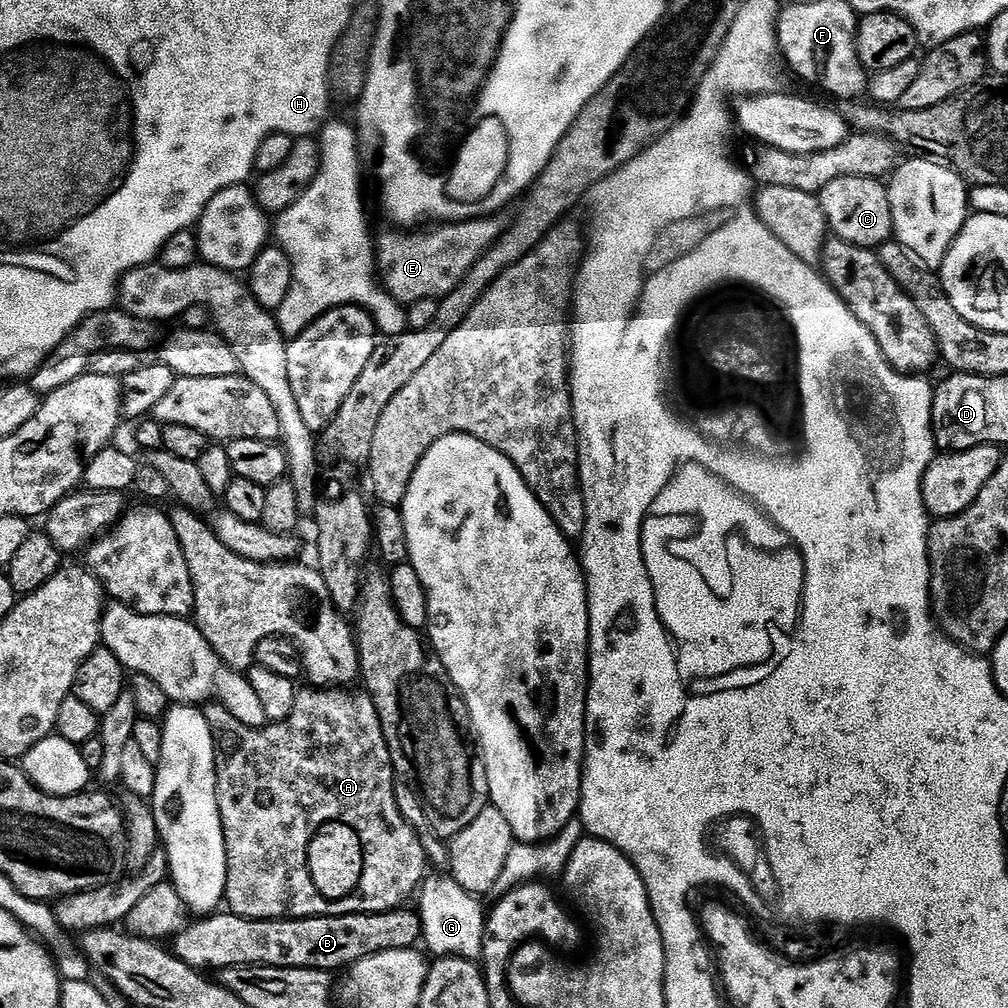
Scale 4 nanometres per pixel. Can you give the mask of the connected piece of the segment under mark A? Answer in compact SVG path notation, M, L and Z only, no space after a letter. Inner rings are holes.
M307 690L301 691L296 697L296 705L290 715L279 722L269 723L263 728L251 728L244 726L242 722L234 718L229 710L220 702L212 702L203 709L206 722L212 731L212 737L216 743L216 793L220 803L220 817L222 818L222 830L226 842L226 858L228 859L228 885L224 891L227 911L233 916L245 916L247 920L290 920L306 918L307 916L347 916L349 912L395 912L398 908L407 905L408 900L415 897L422 883L428 876L430 868L428 856L422 846L416 831L402 818L396 801L395 785L396 775L392 759L390 758L389 746L382 730L382 722L378 718L378 710L374 706L371 696L346 696L342 690ZM296 804L308 804L312 812L320 808L320 816L324 816L322 826L347 827L358 834L359 841L364 844L366 860L360 863L357 869L358 886L354 895L345 900L331 900L318 892L317 886L310 872L310 866L306 868L292 868L292 852L300 856L300 852L310 850L308 836L296 836Z

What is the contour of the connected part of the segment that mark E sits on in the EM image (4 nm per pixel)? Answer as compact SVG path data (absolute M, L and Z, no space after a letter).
M500 218L440 222L432 226L436 228L424 228L421 232L396 230L400 232L377 235L374 268L384 291L394 297L396 303L405 306L423 300L439 301L450 295L485 252L504 235L506 224L496 219Z

